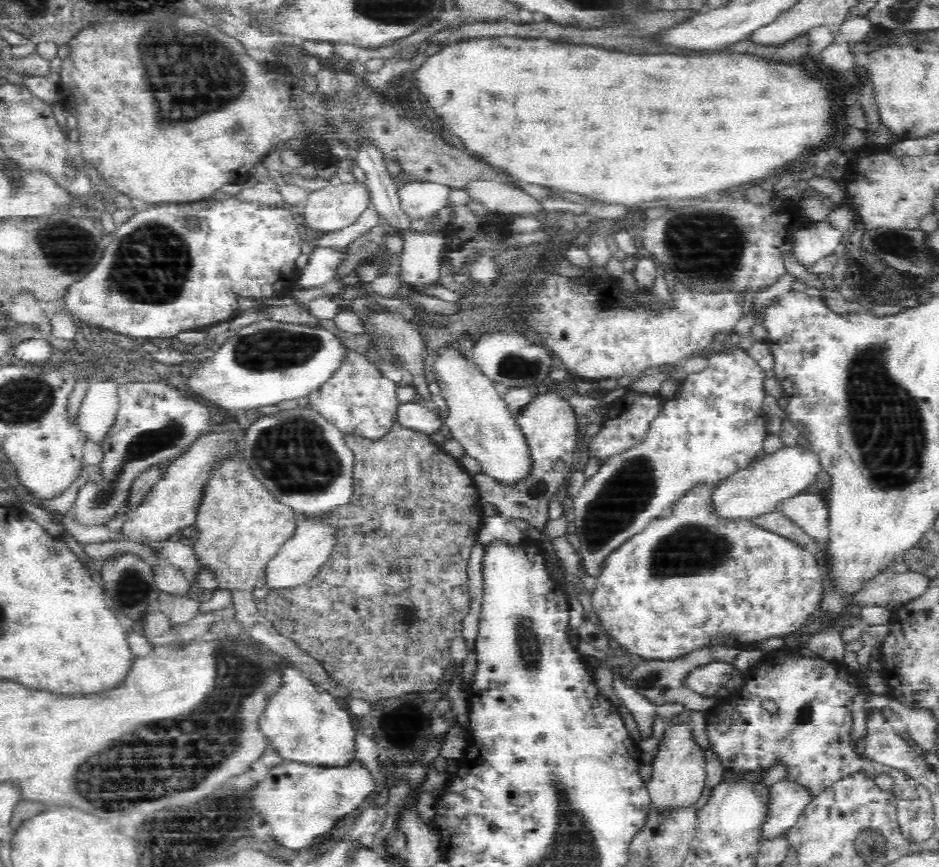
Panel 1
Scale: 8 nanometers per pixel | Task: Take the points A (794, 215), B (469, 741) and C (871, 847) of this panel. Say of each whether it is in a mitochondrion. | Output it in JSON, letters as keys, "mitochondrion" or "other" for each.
{"A":"other","B":"other","C":"mitochondrion"}

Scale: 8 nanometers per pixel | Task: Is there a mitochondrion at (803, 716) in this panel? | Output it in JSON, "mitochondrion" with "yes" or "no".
{"mitochondrion":"yes"}

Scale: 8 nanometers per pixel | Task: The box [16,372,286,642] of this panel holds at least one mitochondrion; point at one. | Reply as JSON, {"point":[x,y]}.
{"point":[151,442]}

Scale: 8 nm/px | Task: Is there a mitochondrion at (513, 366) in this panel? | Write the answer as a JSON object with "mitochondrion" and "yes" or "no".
{"mitochondrion":"yes"}

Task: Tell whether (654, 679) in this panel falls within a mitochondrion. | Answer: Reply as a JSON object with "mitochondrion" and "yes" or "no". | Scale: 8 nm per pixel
{"mitochondrion":"yes"}

